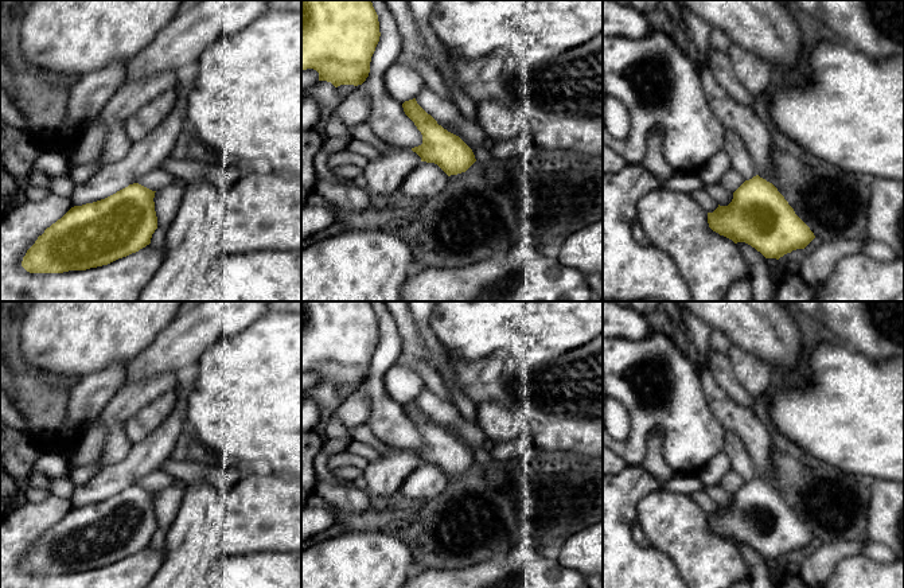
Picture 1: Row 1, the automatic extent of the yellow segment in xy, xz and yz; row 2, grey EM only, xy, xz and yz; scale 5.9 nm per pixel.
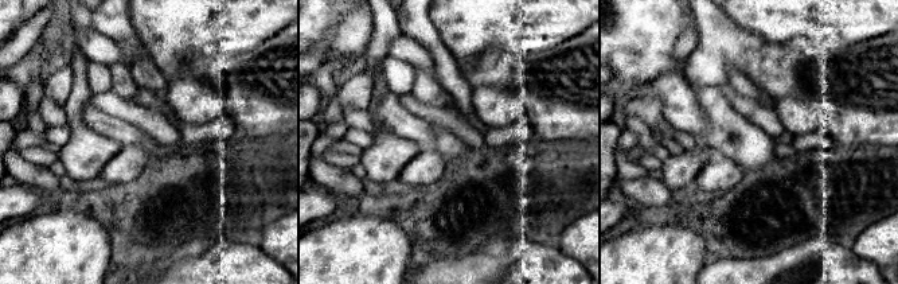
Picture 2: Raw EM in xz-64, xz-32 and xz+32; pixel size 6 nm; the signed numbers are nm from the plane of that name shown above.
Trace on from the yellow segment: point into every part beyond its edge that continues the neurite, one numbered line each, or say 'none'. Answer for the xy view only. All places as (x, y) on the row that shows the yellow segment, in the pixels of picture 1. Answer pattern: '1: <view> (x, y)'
none

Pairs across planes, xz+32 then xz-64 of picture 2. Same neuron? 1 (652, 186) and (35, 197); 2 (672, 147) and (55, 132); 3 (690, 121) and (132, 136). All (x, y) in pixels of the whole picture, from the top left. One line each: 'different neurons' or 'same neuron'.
1: different neurons
2: same neuron
3: same neuron

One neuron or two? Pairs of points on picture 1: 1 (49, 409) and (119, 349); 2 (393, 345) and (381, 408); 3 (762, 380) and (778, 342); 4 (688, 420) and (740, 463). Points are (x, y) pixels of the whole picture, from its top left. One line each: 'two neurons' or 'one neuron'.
1: two neurons
2: one neuron
3: two neurons
4: two neurons

